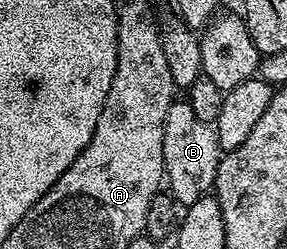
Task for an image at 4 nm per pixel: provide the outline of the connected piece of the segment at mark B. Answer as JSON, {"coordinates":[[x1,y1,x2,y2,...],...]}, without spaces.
{"coordinates":[[174,99,163,122,163,162,167,188,169,184,168,195,181,206,194,204,199,202,199,198,210,195,217,182,222,155,216,127,207,122,199,122,188,99]]}

